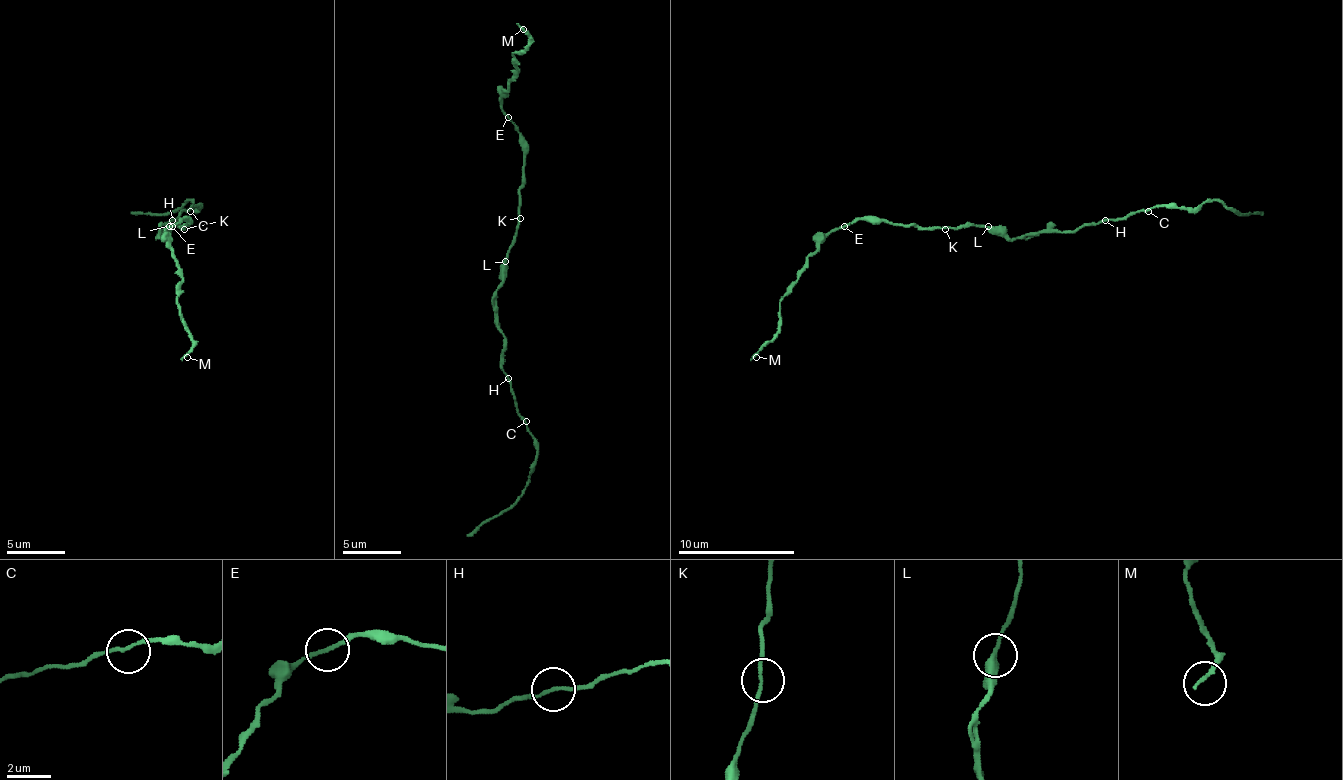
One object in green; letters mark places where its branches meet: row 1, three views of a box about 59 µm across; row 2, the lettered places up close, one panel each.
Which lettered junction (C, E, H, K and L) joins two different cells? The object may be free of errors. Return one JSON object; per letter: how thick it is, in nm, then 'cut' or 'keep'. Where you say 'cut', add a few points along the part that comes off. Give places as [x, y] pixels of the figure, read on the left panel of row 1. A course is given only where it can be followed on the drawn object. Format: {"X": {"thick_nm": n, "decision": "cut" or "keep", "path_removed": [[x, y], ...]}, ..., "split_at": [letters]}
{"C": {"thick_nm": 150, "decision": "keep"}, "E": {"thick_nm": 130, "decision": "cut", "path_removed": [[172, 226], [167, 229], [167, 240], [181, 275], [178, 304], [184, 330], [193, 339], [193, 348], [181, 360]]}, "H": {"thick_nm": 140, "decision": "keep"}, "K": {"thick_nm": 140, "decision": "keep"}, "L": {"thick_nm": 360, "decision": "keep"}, "split_at": ["E"]}

